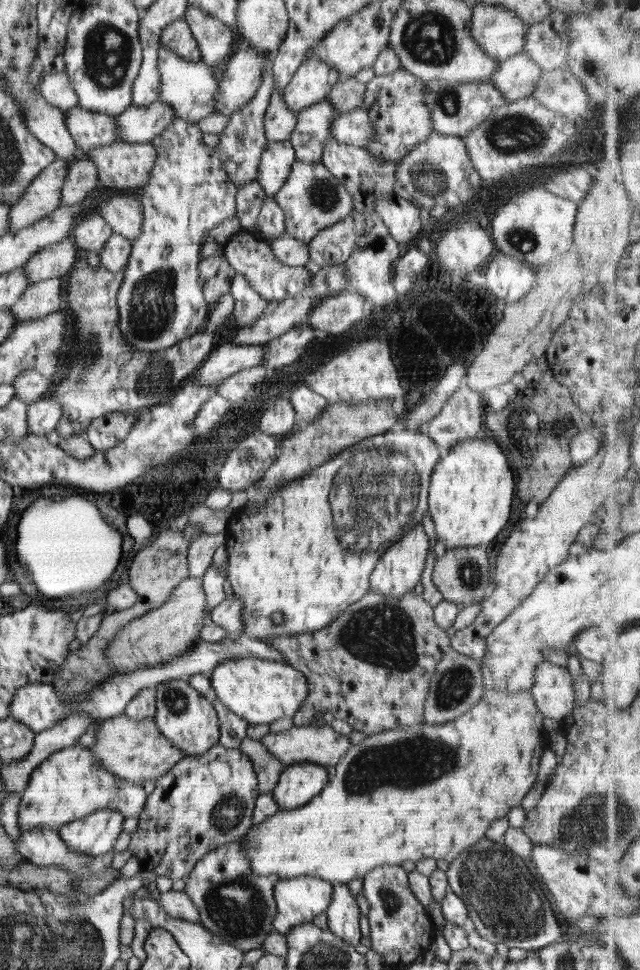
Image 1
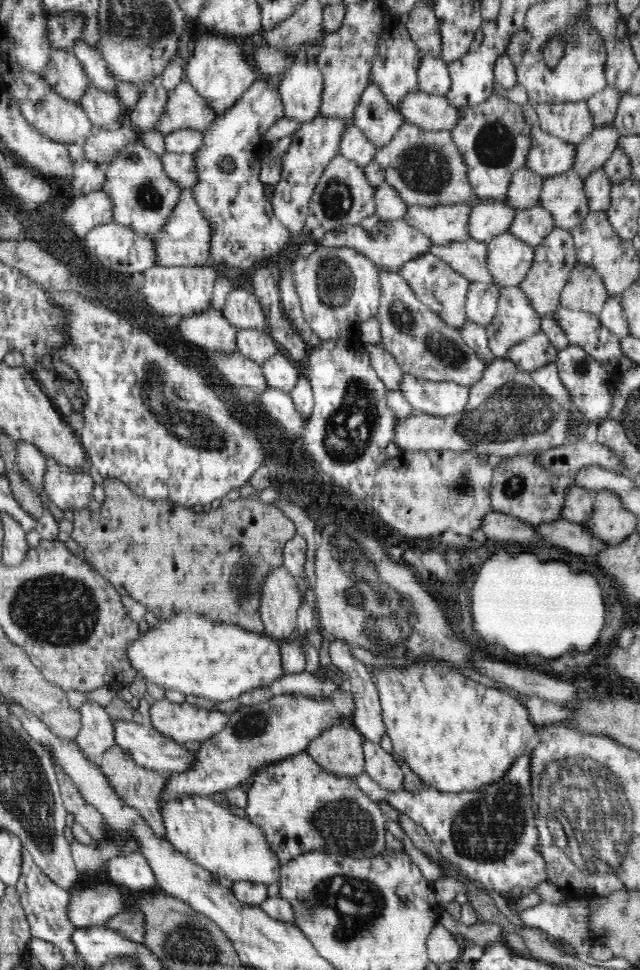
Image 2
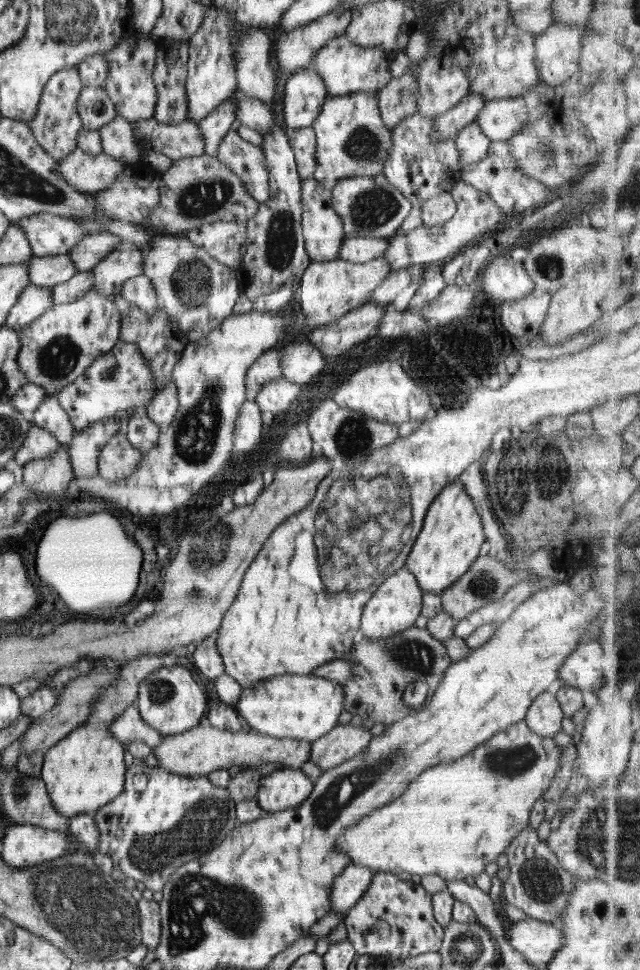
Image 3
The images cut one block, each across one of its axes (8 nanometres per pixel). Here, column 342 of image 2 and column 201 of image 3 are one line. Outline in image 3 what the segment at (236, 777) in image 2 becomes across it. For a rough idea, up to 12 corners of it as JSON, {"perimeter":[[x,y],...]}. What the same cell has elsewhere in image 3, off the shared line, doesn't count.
{"perimeter":[[183,660],[139,686],[144,723],[163,736],[205,722],[209,698]]}

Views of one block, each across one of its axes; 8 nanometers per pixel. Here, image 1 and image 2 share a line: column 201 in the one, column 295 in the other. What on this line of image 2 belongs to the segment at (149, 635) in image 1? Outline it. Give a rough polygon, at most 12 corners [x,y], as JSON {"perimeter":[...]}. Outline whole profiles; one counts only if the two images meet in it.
{"perimeter":[[285,566],[260,588],[265,634],[290,640],[302,591]]}

